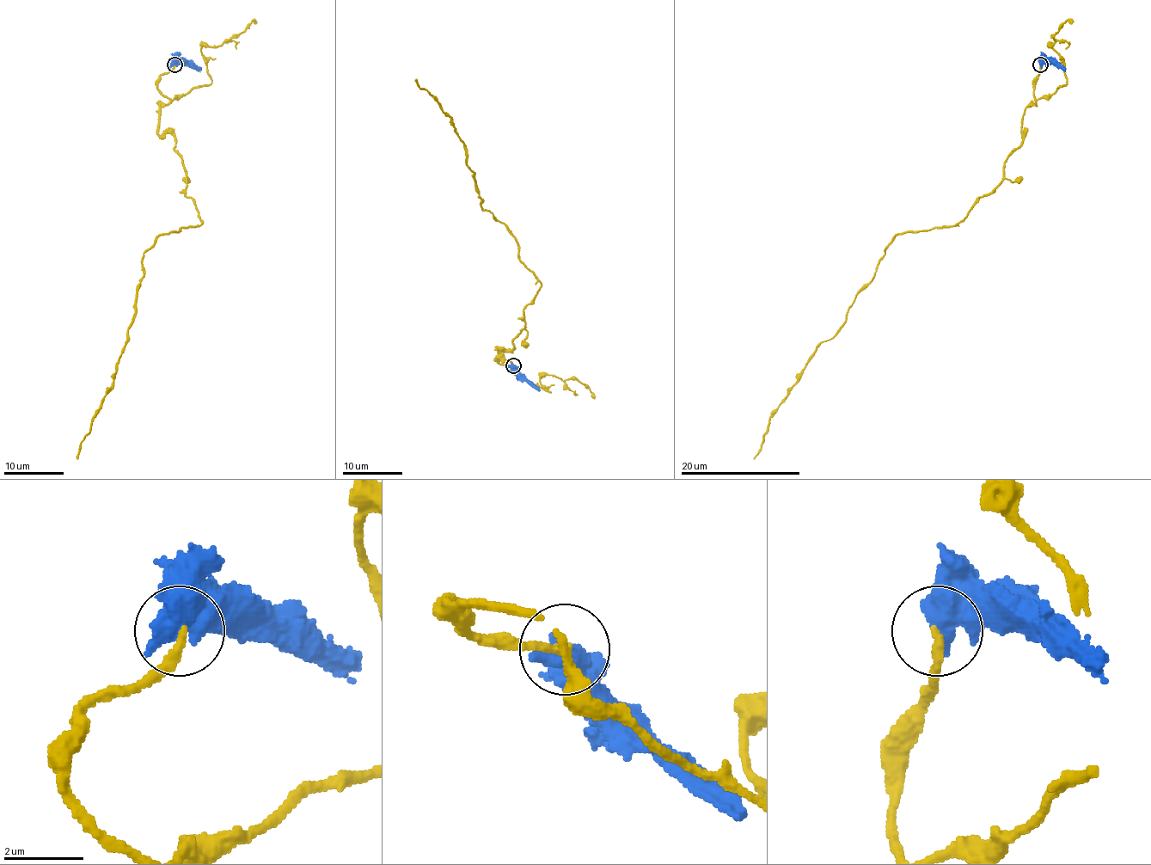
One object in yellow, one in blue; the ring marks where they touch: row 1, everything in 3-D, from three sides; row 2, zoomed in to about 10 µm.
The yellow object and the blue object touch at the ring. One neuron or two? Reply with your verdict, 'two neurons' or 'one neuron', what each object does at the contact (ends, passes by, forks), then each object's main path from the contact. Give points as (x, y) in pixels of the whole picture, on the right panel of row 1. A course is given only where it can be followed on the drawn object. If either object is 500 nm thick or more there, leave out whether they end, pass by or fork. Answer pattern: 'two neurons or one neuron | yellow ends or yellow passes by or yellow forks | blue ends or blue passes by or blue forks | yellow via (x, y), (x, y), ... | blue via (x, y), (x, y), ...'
two neurons | yellow via (1040, 64), (1025, 134), (1002, 180), (953, 225), (896, 236), (844, 326), (823, 340), (770, 419), (754, 459) | blue via (1040, 64), (1058, 64), (1065, 71)

